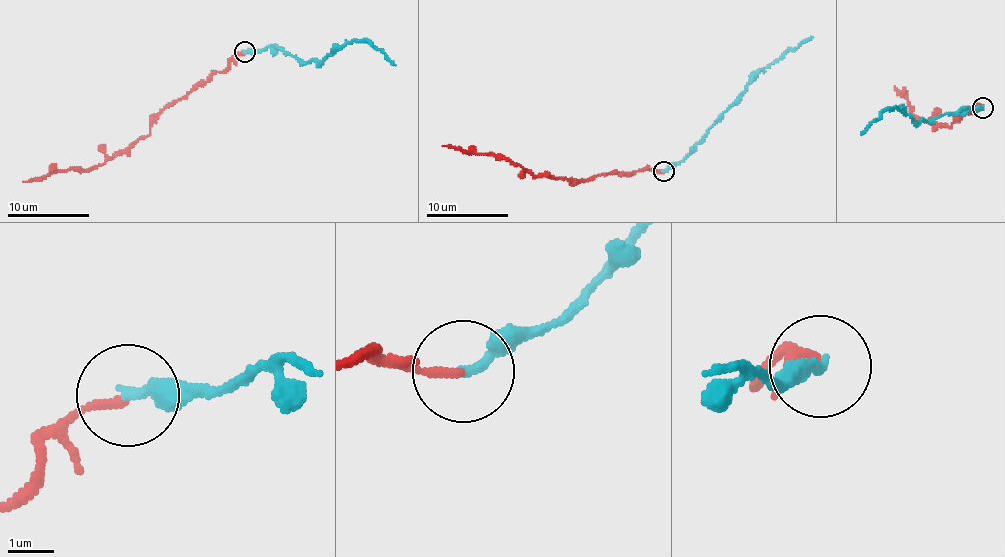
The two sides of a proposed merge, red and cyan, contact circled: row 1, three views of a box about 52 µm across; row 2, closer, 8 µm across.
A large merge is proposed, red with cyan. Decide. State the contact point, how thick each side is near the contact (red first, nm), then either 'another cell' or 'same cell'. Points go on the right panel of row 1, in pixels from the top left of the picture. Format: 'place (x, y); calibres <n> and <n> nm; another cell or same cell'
place (982, 107); calibres 180 and 240 nm; another cell

